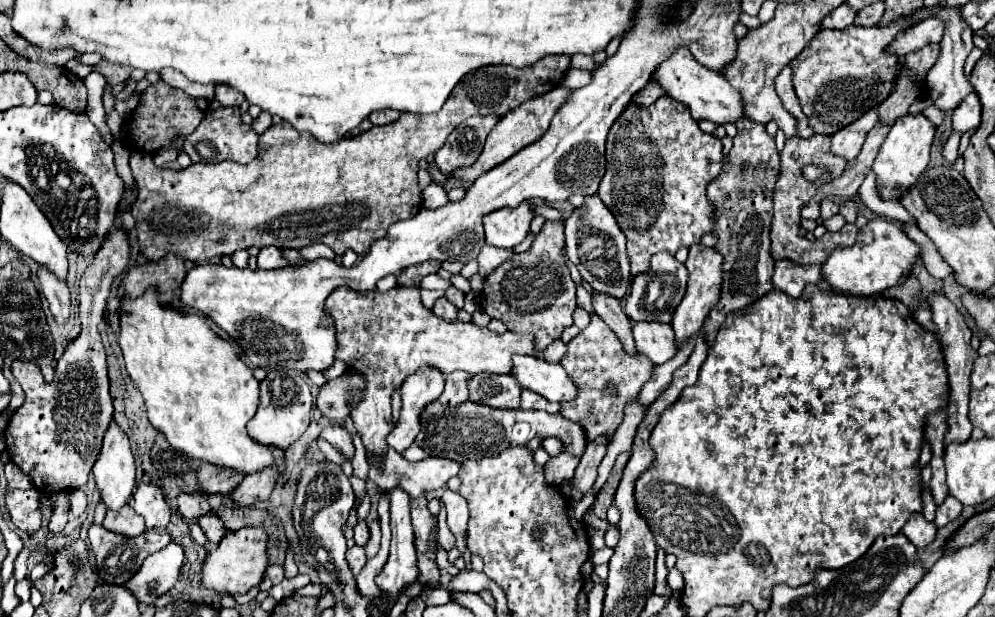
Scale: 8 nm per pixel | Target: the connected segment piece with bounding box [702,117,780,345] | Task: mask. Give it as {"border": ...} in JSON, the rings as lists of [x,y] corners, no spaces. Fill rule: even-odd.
{"border":[[[742,117],[734,125],[738,129],[734,135],[734,147],[724,157],[724,167],[720,171],[720,177],[716,177],[716,181],[712,181],[706,191],[708,201],[714,207],[714,221],[716,221],[712,233],[718,237],[718,243],[714,249],[720,251],[720,255],[724,257],[724,265],[722,265],[724,277],[722,277],[720,301],[710,311],[710,315],[704,323],[704,329],[702,329],[702,333],[710,345],[714,343],[714,337],[730,311],[744,309],[748,303],[760,299],[762,295],[766,295],[772,289],[772,273],[774,273],[774,259],[770,255],[768,233],[770,233],[770,223],[772,223],[772,189],[774,189],[774,183],[778,177],[778,167],[780,167],[778,149],[776,149],[774,137],[766,133],[766,125],[754,123],[746,117]]]}

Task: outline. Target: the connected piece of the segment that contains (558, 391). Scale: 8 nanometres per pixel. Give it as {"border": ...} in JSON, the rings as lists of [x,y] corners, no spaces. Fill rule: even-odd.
{"border":[[[512,357],[512,375],[522,389],[530,389],[548,401],[570,401],[576,397],[576,387],[562,365],[550,365],[540,357]]]}

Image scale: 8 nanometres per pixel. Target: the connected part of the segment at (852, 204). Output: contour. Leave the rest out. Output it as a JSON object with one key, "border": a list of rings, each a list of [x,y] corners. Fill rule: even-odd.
{"border":[[[850,199],[850,201],[844,201],[842,205],[840,205],[840,215],[846,219],[846,221],[850,221],[850,223],[854,223],[856,221],[856,215],[858,215],[858,201],[854,201],[854,199]]]}

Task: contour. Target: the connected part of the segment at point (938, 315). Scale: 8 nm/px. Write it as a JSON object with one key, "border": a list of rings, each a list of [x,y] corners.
{"border":[[[930,293],[928,295],[928,303],[932,307],[932,319],[938,327],[938,335],[940,335],[940,343],[944,349],[944,361],[946,361],[946,371],[948,371],[948,385],[950,385],[950,403],[948,403],[948,425],[950,431],[946,433],[946,445],[956,441],[956,443],[964,443],[970,439],[972,433],[972,423],[968,421],[969,412],[969,394],[970,394],[970,371],[972,371],[972,363],[978,357],[978,351],[974,351],[970,347],[970,337],[972,331],[964,321],[964,315],[956,309],[956,305],[944,295],[944,293]]]}

